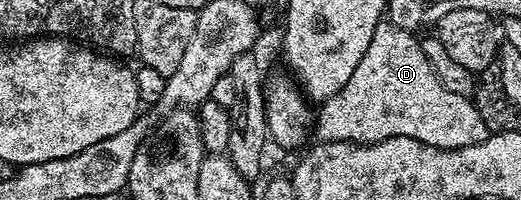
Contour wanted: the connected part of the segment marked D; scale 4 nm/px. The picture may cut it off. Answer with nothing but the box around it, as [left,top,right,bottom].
[314,20,490,150]

